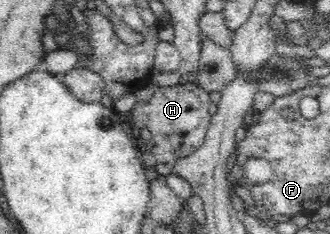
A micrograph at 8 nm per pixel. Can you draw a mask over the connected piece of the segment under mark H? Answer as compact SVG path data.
M181 83L169 87L156 85L152 99L144 103L136 103L130 111L132 125L138 128L148 128L150 139L147 149L154 154L158 174L166 176L172 173L176 161L194 153L205 141L211 123L210 93L197 83Z

